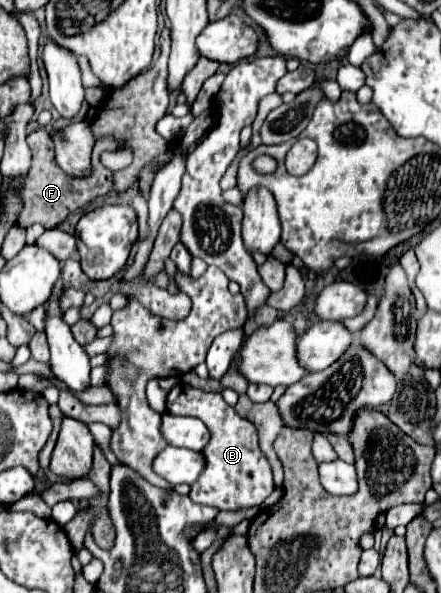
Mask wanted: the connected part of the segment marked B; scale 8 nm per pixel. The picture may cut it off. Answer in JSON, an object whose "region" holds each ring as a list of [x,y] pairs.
{"region":[[[177,383],[167,395],[167,411],[171,415],[197,417],[211,433],[207,447],[203,447],[201,451],[203,459],[207,459],[207,465],[199,475],[199,481],[191,485],[189,491],[189,499],[193,503],[211,505],[219,511],[233,511],[241,507],[261,505],[273,492],[273,474],[258,445],[255,425],[239,417],[235,409],[223,401],[221,393],[203,393],[187,383]]]}

